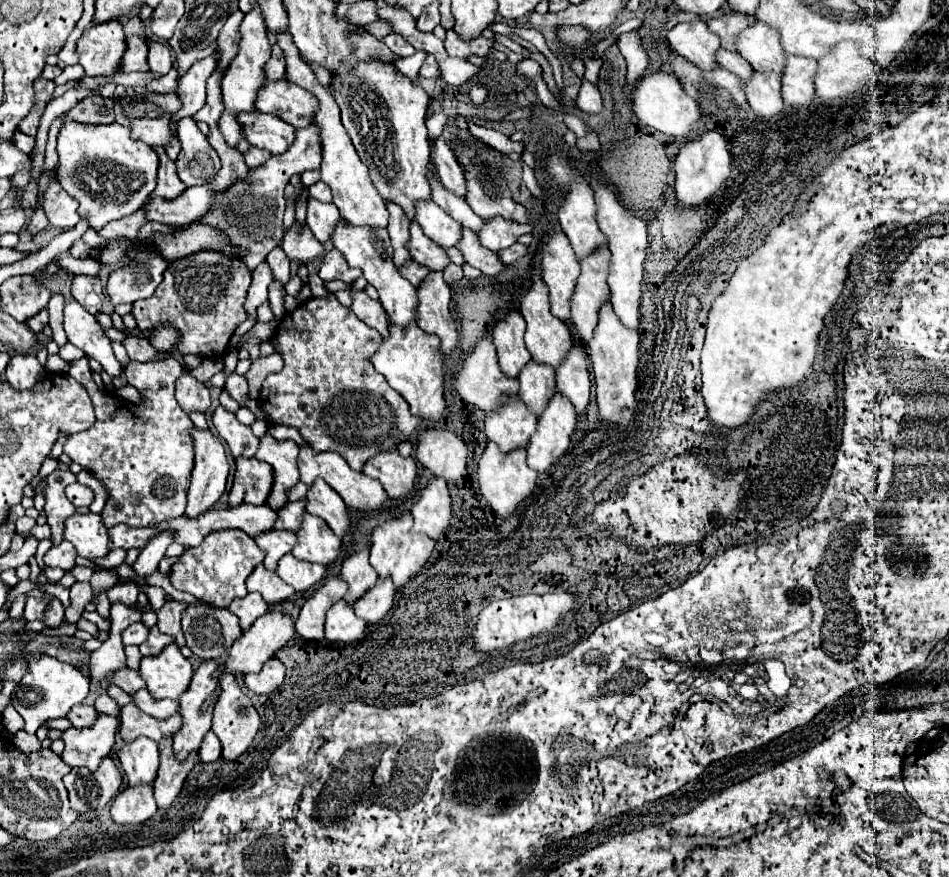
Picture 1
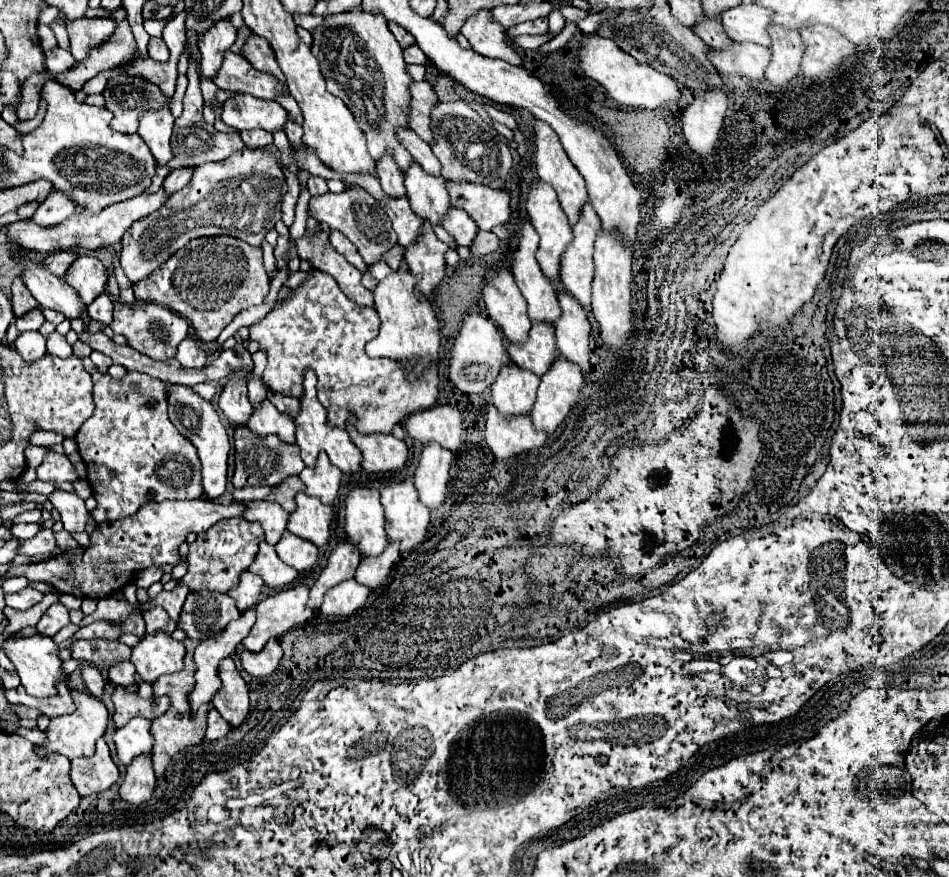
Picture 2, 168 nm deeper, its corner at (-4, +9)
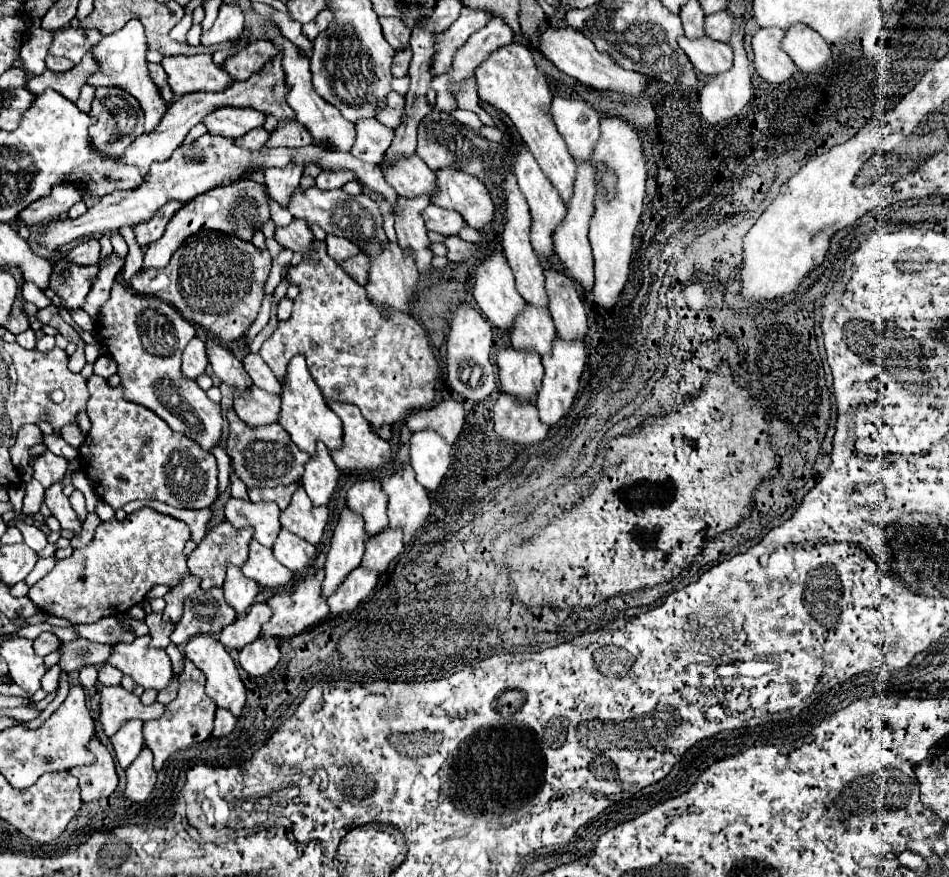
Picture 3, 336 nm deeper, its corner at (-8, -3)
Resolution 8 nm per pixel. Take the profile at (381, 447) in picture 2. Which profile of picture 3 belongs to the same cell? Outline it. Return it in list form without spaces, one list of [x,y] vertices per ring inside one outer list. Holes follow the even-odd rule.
[[[327,401],[327,407],[343,423],[343,447],[329,451],[339,469],[379,469],[391,461],[389,443],[371,431],[355,405]]]

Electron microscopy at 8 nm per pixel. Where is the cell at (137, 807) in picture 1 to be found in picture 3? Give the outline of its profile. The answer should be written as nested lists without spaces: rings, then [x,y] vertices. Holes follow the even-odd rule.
[[[143,747],[139,757],[127,769],[127,789],[125,795],[131,801],[143,803],[155,787],[155,769],[153,769],[153,753]]]

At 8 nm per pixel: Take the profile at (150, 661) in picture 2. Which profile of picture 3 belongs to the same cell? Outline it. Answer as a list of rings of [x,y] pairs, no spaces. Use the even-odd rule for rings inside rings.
[[[135,637],[131,643],[117,643],[107,659],[113,667],[131,675],[145,689],[165,689],[173,677],[171,661],[163,649],[149,647],[151,637]]]

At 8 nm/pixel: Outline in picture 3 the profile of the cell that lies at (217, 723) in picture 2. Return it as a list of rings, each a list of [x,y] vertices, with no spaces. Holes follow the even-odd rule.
[[[217,707],[215,711],[215,725],[213,725],[213,737],[223,737],[227,733],[233,731],[235,727],[235,717],[229,713],[229,709],[221,709]]]

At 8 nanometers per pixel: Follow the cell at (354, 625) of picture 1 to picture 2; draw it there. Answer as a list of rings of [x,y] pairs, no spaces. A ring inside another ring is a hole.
[[[355,579],[339,583],[331,591],[327,591],[325,601],[321,605],[321,613],[329,619],[347,619],[355,615],[369,597],[369,589],[359,585]]]

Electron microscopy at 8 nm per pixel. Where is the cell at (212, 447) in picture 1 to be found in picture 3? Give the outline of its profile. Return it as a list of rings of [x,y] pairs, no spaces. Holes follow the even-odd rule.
[[[115,279],[109,299],[101,307],[99,321],[95,321],[95,335],[99,339],[99,345],[103,345],[117,363],[117,375],[121,377],[123,397],[127,401],[151,409],[173,431],[185,433],[187,437],[195,439],[207,451],[211,451],[211,447],[219,443],[221,425],[223,425],[219,403],[213,403],[193,379],[187,379],[181,373],[181,355],[183,355],[185,345],[195,337],[195,327],[185,317],[181,317],[181,313],[173,305],[167,305],[165,301],[159,301],[155,297],[139,295],[131,287],[123,285],[119,279]]]

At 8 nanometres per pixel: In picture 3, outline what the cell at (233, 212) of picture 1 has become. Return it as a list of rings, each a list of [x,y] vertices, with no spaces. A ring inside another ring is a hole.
[[[239,179],[233,181],[229,185],[219,185],[215,189],[209,189],[207,193],[191,199],[189,203],[185,203],[169,221],[165,235],[151,243],[145,249],[145,257],[143,257],[143,267],[165,267],[173,255],[173,251],[193,233],[203,231],[203,229],[215,229],[215,231],[223,231],[223,233],[235,233],[237,237],[251,241],[253,229],[261,227],[267,219],[269,219],[269,205],[267,205],[267,195],[265,195],[265,185],[263,183],[255,183],[253,179]]]

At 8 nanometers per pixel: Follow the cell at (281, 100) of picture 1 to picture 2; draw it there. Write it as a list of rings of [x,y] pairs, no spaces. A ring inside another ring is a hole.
[[[227,51],[223,61],[223,69],[219,69],[219,77],[213,81],[219,89],[249,93],[259,99],[277,99],[277,95],[285,95],[285,85],[259,69],[255,69],[243,55],[235,55]]]

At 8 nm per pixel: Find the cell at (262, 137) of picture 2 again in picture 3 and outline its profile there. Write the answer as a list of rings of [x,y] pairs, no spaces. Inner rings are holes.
[[[259,127],[259,129],[253,129],[251,133],[235,139],[235,145],[243,147],[243,149],[249,149],[249,151],[257,151],[257,149],[261,149],[265,145],[267,137],[269,137],[269,133],[263,127]]]

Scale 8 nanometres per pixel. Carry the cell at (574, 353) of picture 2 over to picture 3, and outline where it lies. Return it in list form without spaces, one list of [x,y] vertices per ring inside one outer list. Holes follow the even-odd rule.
[[[553,265],[545,267],[545,289],[549,297],[549,311],[553,315],[553,323],[557,335],[563,339],[575,339],[587,335],[587,315],[583,301],[577,293],[575,281]]]

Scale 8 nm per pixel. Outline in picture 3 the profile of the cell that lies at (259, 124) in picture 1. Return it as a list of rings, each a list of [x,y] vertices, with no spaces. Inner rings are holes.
[[[221,107],[203,117],[203,125],[209,135],[221,135],[229,139],[237,139],[249,133],[255,127],[261,127],[265,121],[265,113],[259,113],[251,107]]]

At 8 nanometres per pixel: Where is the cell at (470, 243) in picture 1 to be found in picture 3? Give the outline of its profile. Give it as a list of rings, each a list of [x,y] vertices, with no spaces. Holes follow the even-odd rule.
[[[437,205],[425,207],[421,215],[423,215],[425,225],[427,225],[429,231],[437,231],[437,233],[441,233],[445,237],[457,235],[457,231],[461,231],[465,227],[465,221],[463,221],[463,217],[459,213],[437,207]]]

